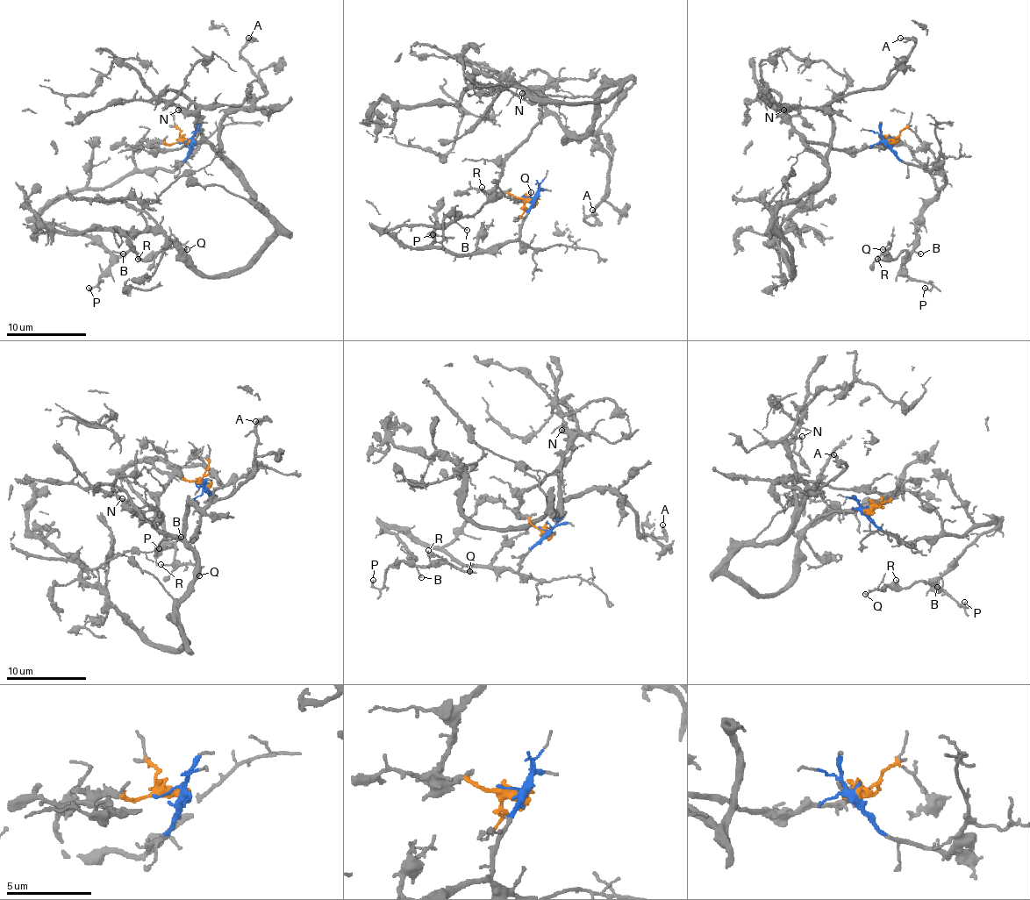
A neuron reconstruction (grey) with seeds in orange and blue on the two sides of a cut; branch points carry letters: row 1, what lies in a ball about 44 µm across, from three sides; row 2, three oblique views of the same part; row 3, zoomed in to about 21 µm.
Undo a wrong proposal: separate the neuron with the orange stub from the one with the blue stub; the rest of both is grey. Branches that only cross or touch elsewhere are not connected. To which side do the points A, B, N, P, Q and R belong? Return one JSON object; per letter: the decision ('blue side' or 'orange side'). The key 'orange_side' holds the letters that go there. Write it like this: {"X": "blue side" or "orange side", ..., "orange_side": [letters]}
{"A": "orange side", "B": "blue side", "N": "orange side", "P": "blue side", "Q": "blue side", "R": "blue side", "orange_side": ["A", "N"]}

